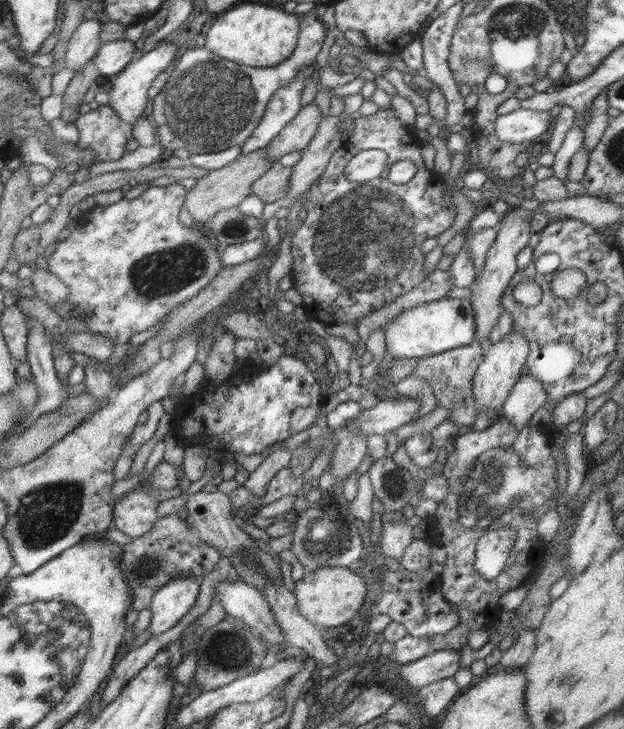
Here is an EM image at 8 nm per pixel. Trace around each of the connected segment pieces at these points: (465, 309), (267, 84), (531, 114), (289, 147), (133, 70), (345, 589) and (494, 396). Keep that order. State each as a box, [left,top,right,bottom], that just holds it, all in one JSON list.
[[385,297,475,358],[151,13,326,154],[494,108,554,144],[266,103,320,164],[108,41,177,125],[293,567,367,629],[472,330,528,421]]

